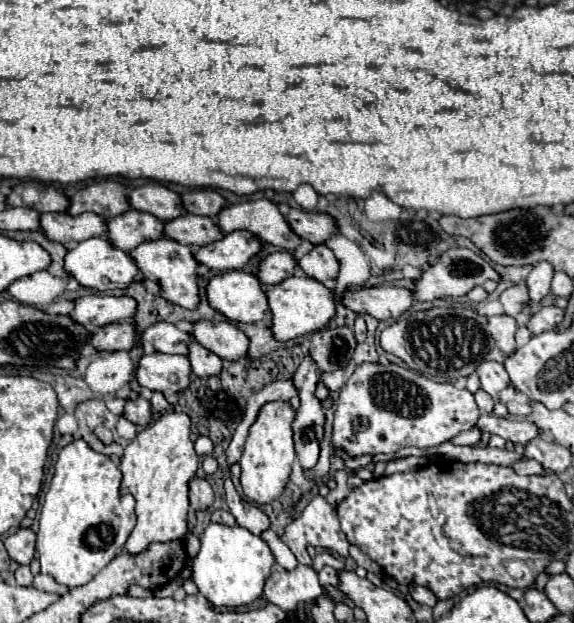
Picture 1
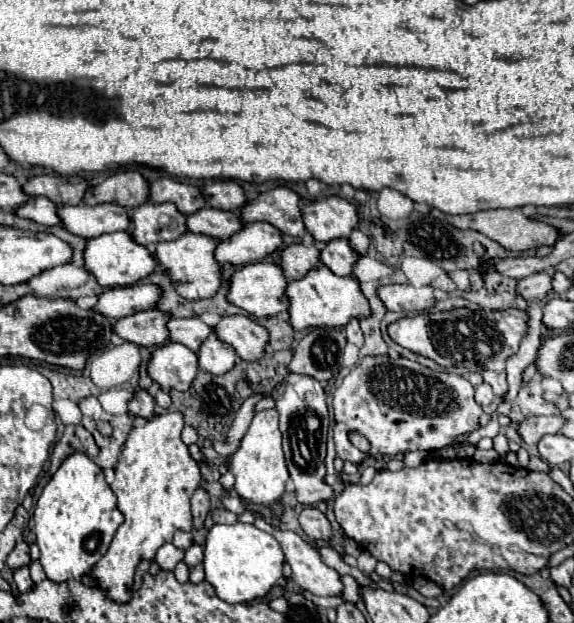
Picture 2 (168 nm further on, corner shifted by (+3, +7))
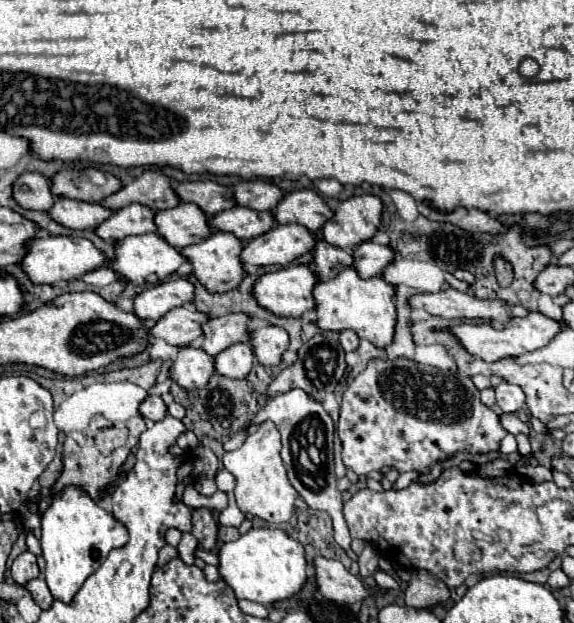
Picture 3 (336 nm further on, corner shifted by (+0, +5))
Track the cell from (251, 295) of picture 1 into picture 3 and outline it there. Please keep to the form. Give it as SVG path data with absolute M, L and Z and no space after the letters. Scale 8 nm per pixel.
M290 265L258 277L252 297L276 317L300 317L304 311L314 309L314 283L316 275L306 265Z

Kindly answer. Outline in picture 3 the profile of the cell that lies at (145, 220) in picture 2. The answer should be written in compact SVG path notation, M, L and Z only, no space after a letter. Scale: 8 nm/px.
M180 203L172 209L154 211L154 225L156 233L176 249L200 243L214 233L208 227L208 217L194 203Z

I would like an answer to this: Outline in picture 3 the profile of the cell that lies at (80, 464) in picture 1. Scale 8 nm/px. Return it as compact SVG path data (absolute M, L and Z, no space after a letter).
M68 485L42 513L42 555L46 561L44 579L52 595L70 603L80 585L104 563L108 553L128 541L128 529L106 509L102 509L82 487Z

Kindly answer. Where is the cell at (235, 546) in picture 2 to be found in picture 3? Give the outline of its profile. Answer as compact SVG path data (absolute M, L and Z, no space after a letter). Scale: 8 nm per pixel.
M252 527L238 541L222 543L218 551L218 573L234 591L236 599L248 599L262 605L296 595L306 581L306 559L302 545L282 529Z

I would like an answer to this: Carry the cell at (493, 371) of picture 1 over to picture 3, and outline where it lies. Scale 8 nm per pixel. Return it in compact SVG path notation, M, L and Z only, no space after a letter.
M502 381L496 391L496 403L504 413L516 413L518 409L524 407L524 393L518 385L512 385L508 381Z

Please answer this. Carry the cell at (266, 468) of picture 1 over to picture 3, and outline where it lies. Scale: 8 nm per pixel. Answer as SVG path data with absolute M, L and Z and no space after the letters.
M260 423L260 427L248 435L240 449L222 457L222 463L236 477L234 497L242 513L260 517L268 523L284 523L292 517L298 493L286 477L286 467L280 459L280 431L276 431L274 423Z

